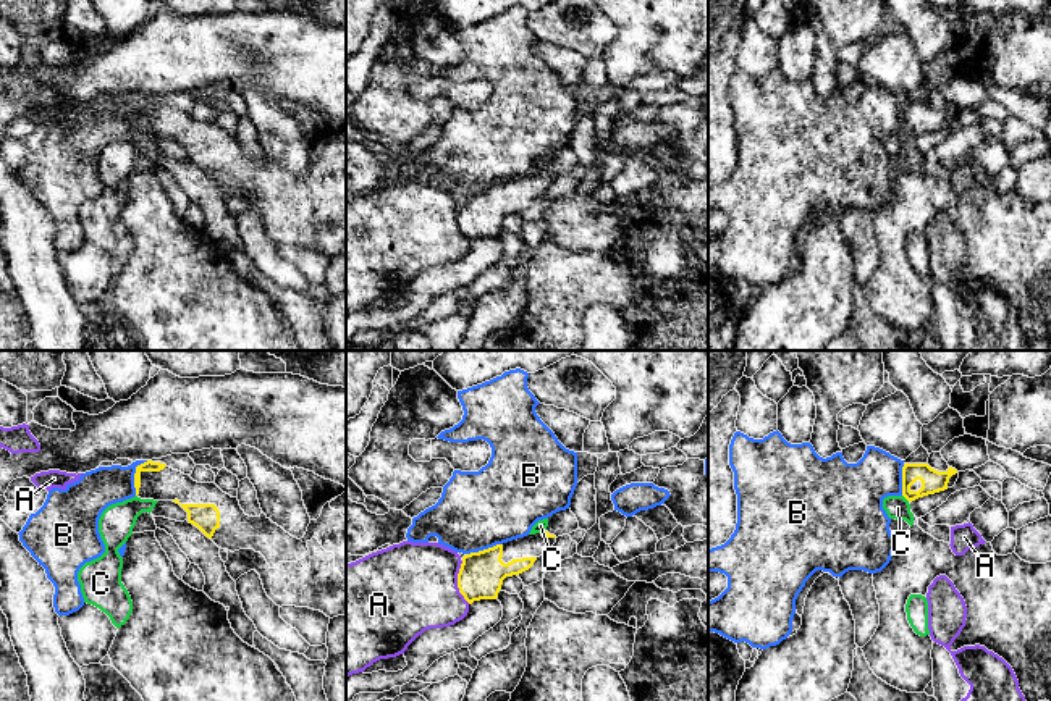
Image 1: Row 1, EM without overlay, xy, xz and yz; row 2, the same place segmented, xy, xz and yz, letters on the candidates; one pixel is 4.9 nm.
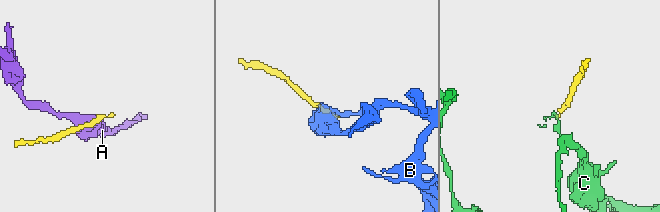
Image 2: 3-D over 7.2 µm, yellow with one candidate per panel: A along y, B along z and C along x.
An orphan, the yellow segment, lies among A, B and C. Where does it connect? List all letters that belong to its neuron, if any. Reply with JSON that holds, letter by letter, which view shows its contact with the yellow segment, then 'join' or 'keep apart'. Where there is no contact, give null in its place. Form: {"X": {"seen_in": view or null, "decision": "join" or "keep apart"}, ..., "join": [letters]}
{"A": {"seen_in": "xz", "decision": "keep apart"}, "B": {"seen_in": "xy", "decision": "keep apart"}, "C": {"seen_in": "yz", "decision": "keep apart"}, "join": []}

